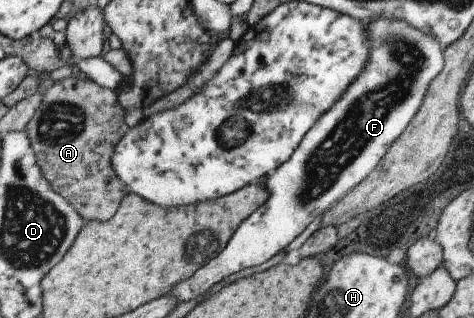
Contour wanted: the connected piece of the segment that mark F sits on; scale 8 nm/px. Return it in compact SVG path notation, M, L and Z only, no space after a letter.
M376 18L362 23L366 26L370 38L368 64L345 89L341 98L304 134L292 155L266 175L265 202L241 221L220 253L207 261L189 280L183 280L173 288L173 296L177 296L179 300L191 300L203 294L207 288L219 284L229 274L235 274L245 267L259 266L279 251L283 251L295 236L299 236L305 230L315 216L323 214L356 184L363 181L383 158L388 146L391 146L405 130L419 108L429 82L441 70L443 49L433 37L424 35L403 21Z

